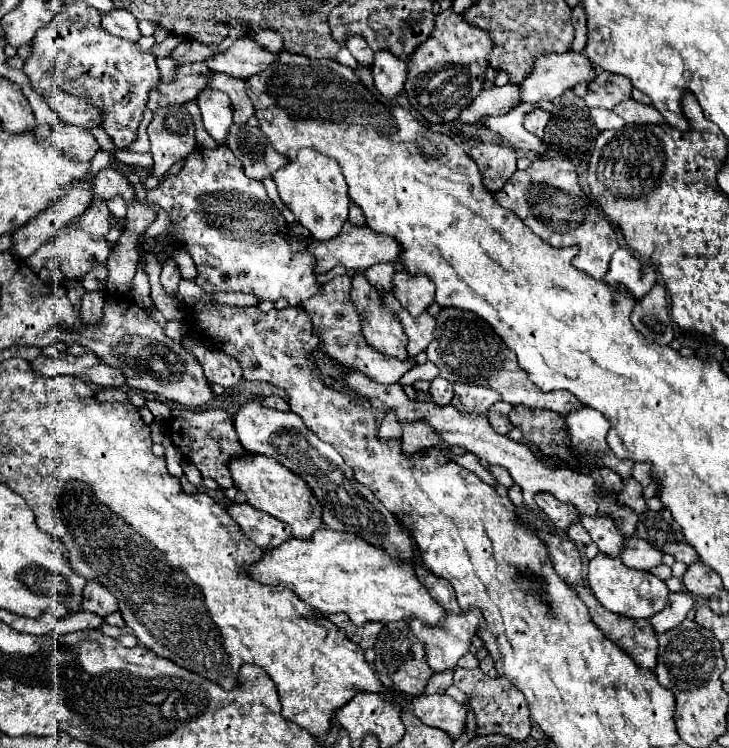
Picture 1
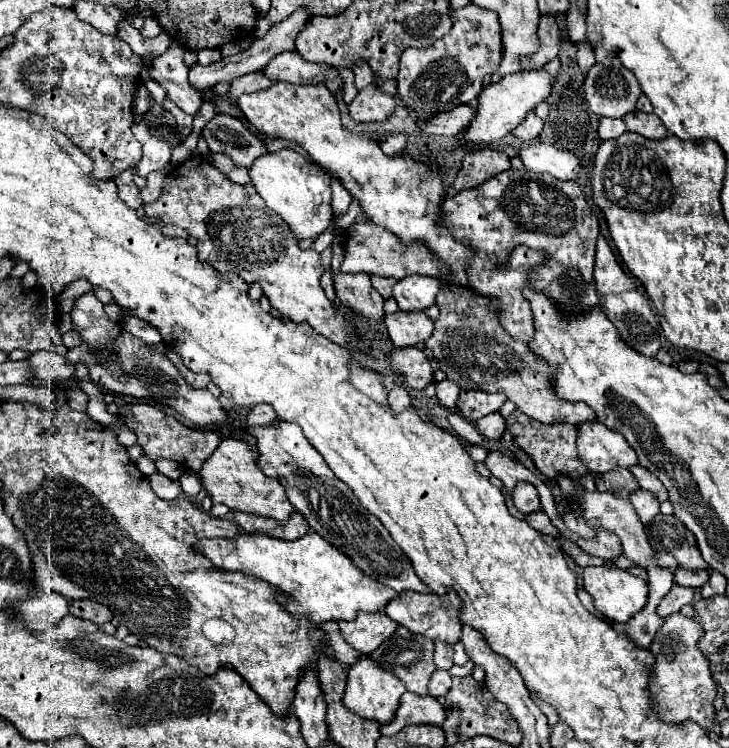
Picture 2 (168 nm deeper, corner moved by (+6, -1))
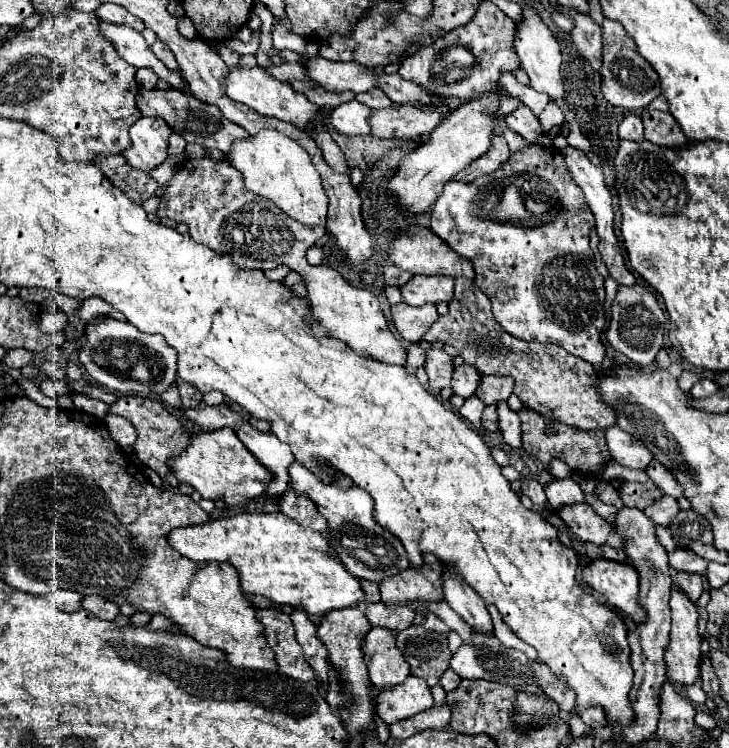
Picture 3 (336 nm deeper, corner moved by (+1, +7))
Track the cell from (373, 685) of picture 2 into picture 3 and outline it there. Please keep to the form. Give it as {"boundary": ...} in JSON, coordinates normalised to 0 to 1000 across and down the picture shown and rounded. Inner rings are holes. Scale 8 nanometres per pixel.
{"boundary":[[[510,838],[499,852],[499,884],[519,924],[538,921],[562,905],[562,889],[554,884],[540,852],[543,846],[524,838]]]}

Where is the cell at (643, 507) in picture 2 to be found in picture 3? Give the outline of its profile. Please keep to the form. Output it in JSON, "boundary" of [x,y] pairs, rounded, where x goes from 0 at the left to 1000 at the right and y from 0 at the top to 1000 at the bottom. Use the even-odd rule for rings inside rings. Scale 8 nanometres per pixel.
{"boundary":[[[911,662],[905,664],[903,670],[897,670],[892,678],[892,694],[900,699],[900,702],[916,702],[919,694],[933,683],[930,675],[927,675],[927,667],[919,664],[919,662]]]}

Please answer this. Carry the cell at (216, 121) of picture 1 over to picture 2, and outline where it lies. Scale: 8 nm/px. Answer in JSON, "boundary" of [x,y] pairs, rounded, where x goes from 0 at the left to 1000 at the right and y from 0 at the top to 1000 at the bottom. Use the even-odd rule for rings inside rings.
{"boundary":[[[237,57],[232,68],[226,68],[207,84],[204,103],[229,122],[229,132],[235,132],[251,151],[267,154],[278,135],[273,122],[259,114],[259,90],[251,82],[251,71],[254,66]]]}

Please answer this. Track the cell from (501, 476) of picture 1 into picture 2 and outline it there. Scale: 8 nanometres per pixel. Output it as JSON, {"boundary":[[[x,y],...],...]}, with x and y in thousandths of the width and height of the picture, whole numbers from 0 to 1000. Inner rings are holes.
{"boundary":[[[712,643],[706,648],[706,654],[704,654],[704,672],[717,689],[726,689],[726,686],[742,680],[739,659],[726,643]]]}

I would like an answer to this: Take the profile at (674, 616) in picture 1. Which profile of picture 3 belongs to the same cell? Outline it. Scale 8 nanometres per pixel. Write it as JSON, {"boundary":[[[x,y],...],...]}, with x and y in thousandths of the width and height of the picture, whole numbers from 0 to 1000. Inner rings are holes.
{"boundary":[[[925,766],[922,769],[922,785],[933,787],[944,795],[947,803],[957,803],[963,795],[963,771],[957,766]]]}

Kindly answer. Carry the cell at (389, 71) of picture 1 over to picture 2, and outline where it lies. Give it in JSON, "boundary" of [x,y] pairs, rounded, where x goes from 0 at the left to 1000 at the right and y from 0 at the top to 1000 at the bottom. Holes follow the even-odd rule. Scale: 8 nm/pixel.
{"boundary":[[[509,114],[490,124],[484,138],[479,140],[481,159],[487,164],[509,164],[509,162],[528,162],[542,146],[542,130],[528,127],[520,122],[517,114]]]}

